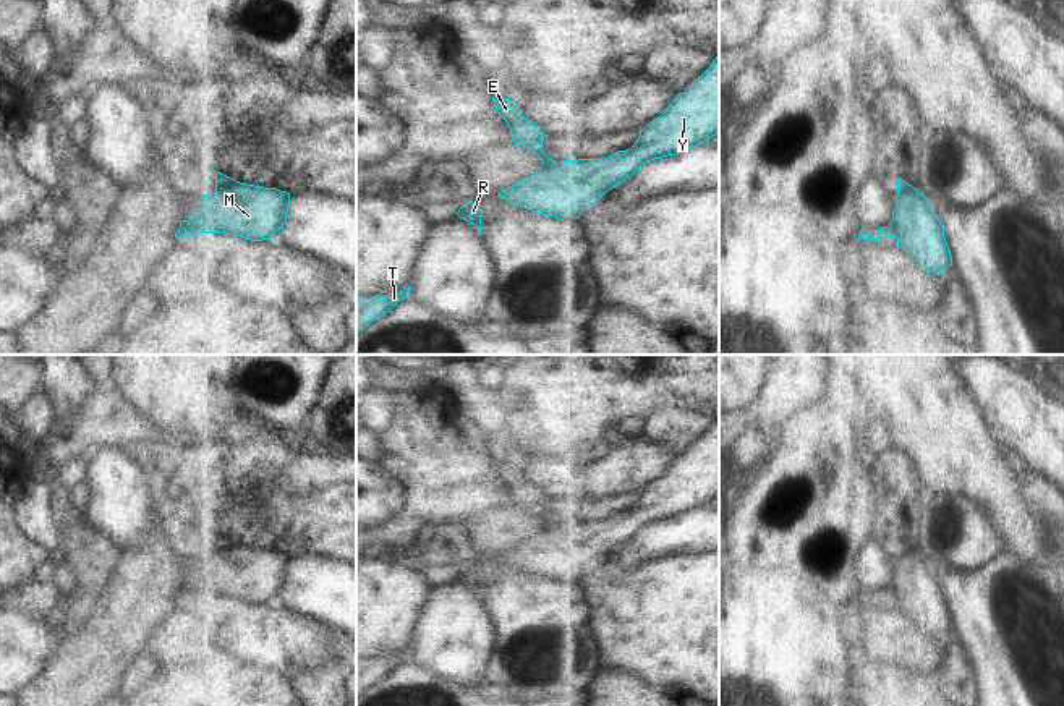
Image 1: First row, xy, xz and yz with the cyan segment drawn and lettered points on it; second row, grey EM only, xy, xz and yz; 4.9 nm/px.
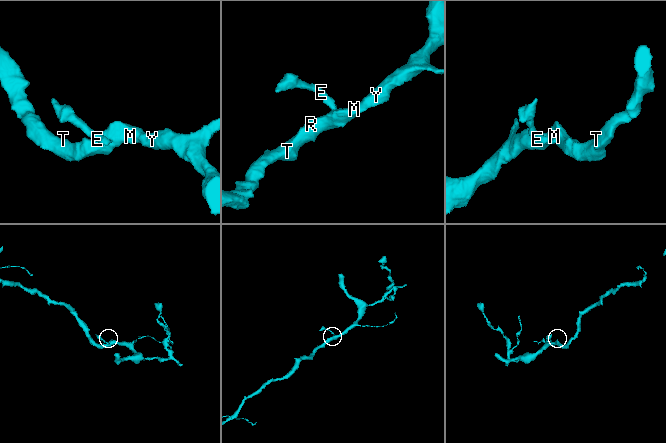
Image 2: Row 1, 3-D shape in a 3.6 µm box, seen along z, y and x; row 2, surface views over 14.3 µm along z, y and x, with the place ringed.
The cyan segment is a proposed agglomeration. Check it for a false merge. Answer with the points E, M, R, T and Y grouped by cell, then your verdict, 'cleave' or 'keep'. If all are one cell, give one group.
E / M R T Y; cleave

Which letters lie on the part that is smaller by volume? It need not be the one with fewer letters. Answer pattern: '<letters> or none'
E

